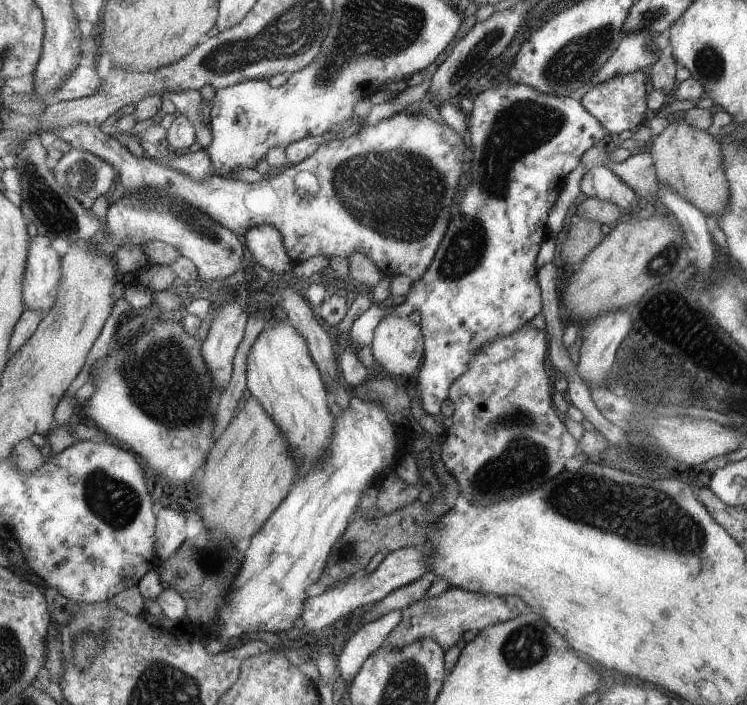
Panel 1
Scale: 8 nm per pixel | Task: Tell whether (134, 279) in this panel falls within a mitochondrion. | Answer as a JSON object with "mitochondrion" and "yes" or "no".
{"mitochondrion":"no"}

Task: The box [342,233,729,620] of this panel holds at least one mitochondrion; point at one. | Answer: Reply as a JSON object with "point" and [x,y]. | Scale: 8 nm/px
{"point":[587,499]}

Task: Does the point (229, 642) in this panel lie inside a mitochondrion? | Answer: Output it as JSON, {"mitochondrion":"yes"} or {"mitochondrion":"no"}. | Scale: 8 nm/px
{"mitochondrion":"no"}

